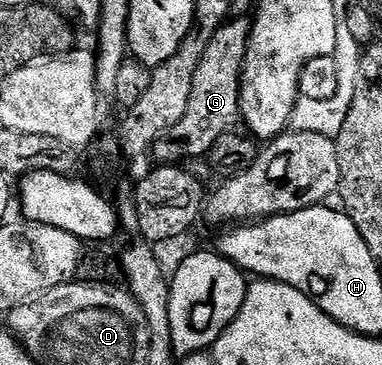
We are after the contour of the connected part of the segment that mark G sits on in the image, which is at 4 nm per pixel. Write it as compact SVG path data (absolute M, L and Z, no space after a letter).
M233 17L211 37L199 70L195 72L195 85L191 89L191 101L183 121L175 125L159 141L155 141L151 155L161 165L181 165L184 159L208 156L211 145L223 137L223 133L234 130L241 119L241 70L249 44L251 23L245 17Z

